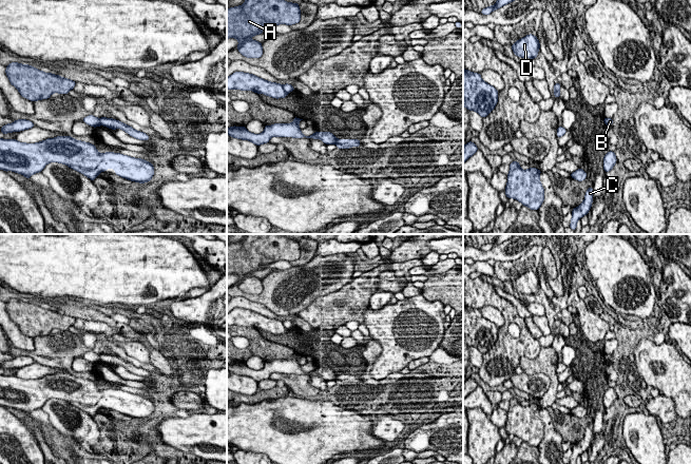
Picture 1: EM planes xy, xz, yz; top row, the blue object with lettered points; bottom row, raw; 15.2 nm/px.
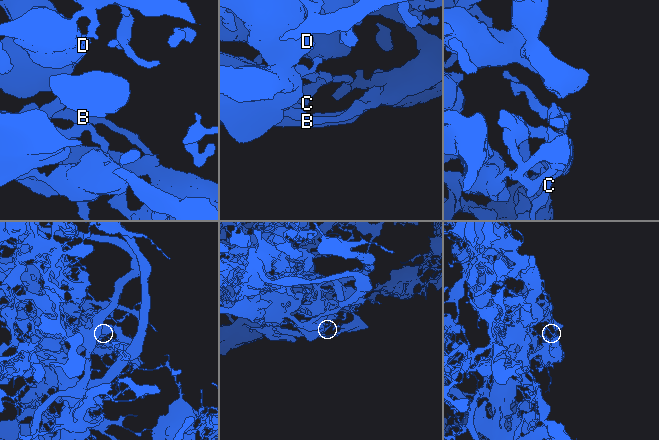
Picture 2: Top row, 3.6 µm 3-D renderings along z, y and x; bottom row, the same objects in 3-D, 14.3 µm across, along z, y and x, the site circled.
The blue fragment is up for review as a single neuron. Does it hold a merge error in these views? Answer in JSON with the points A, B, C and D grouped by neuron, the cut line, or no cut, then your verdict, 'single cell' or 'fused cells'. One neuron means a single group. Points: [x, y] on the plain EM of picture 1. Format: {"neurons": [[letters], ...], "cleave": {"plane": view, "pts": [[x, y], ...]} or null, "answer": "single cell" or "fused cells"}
{"neurons": [["A", "B", "D"], ["C"]], "cleave": {"plane": "xz", "pts": [[282, 322], [286, 329]]}, "answer": "fused cells"}

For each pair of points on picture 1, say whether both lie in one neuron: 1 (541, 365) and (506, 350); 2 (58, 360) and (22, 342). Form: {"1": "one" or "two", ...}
{"1": "two", "2": "two"}

